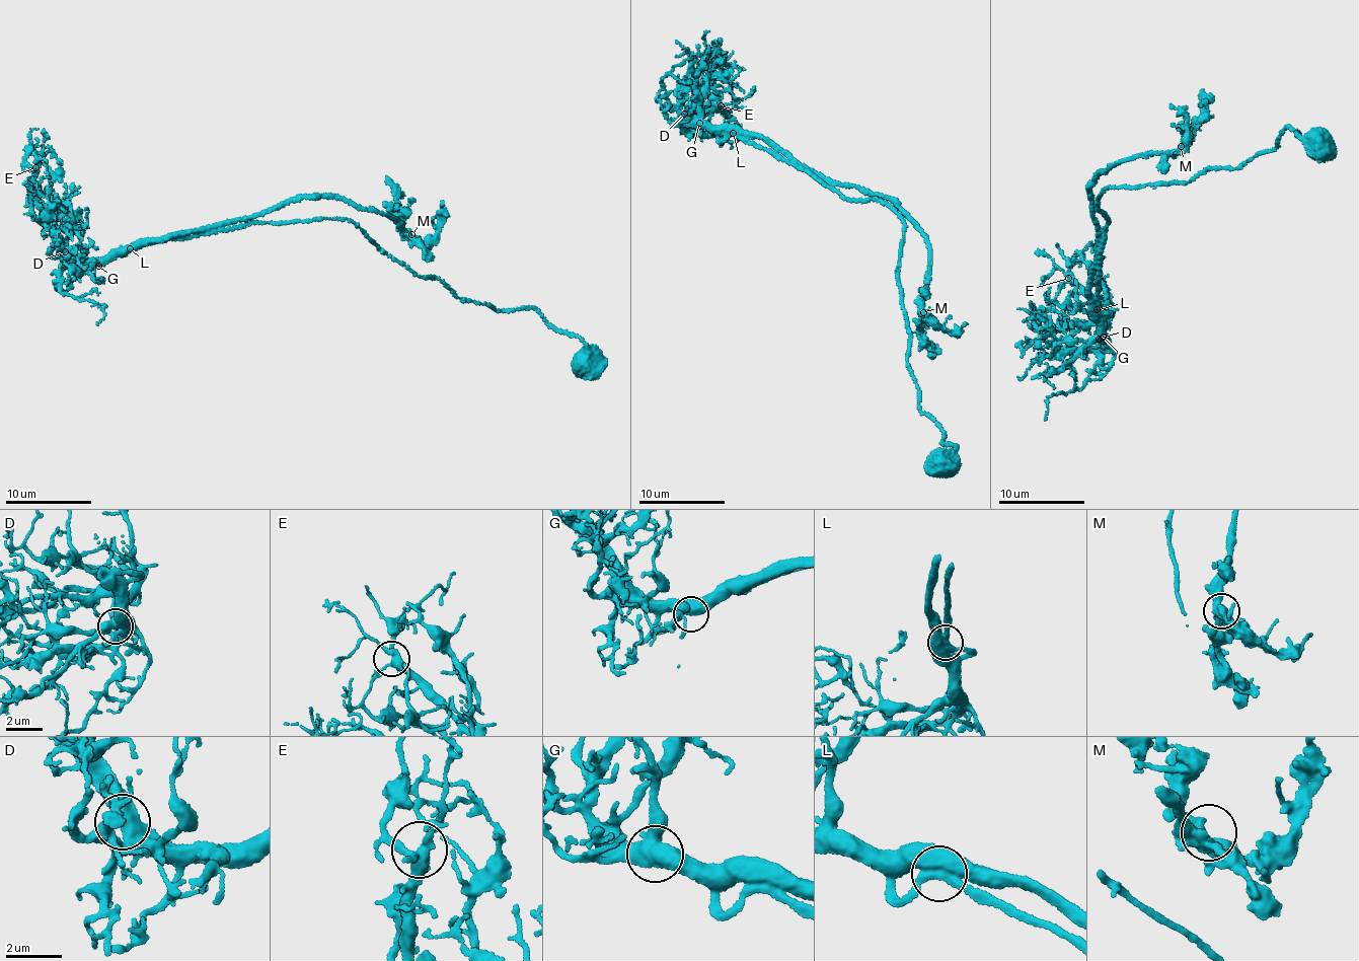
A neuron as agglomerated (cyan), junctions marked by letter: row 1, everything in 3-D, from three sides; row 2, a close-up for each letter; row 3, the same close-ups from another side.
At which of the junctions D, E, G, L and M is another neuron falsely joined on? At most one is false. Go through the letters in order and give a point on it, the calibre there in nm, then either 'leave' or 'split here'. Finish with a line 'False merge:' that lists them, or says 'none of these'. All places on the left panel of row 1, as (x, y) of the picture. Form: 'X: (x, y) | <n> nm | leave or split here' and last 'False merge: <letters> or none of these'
D: (65, 251) | 440 nm | leave
E: (35, 167) | 360 nm | leave
G: (98, 266) | 500 nm | leave
L: (130, 248) | 500 nm | leave
M: (411, 234) | 380 nm | leave
False merge: none of these

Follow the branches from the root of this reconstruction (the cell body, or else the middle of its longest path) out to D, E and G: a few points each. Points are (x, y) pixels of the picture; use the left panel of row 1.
D: (587, 365), (585, 342), (530, 307), (496, 311), (461, 299), (347, 219), (253, 221), (99, 261), (65, 251)
E: (587, 365), (585, 342), (530, 307), (461, 299), (347, 219), (253, 221), (82, 261), (36, 218), (35, 167)
G: (587, 365), (585, 342), (530, 307), (496, 311), (461, 299), (347, 219), (253, 221), (142, 244), (98, 266)

